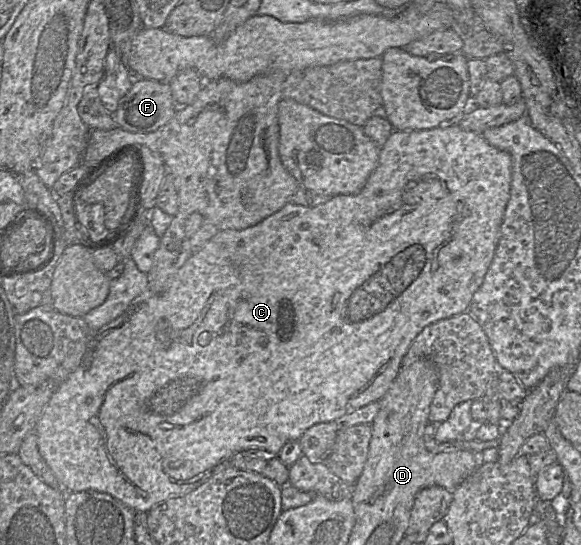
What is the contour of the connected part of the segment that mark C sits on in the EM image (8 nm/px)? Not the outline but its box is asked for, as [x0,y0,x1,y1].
[33,123,512,513]

